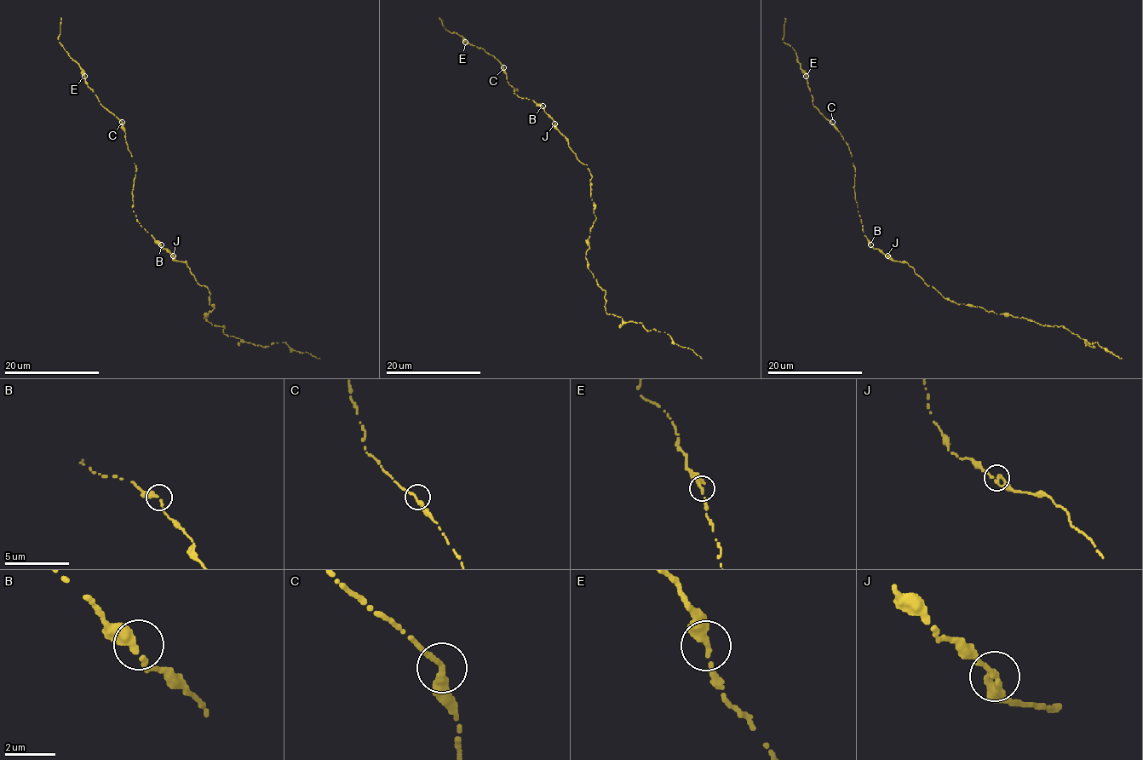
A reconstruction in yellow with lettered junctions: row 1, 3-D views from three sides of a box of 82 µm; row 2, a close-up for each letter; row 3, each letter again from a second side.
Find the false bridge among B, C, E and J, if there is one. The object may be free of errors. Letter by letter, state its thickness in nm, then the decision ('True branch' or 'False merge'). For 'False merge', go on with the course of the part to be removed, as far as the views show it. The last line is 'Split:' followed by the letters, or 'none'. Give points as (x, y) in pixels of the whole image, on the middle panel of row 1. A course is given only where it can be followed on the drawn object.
B: Thickness 320 nm. True branch
C: Thickness 280 nm. True branch
E: Thickness 280 nm. True branch
J: Thickness 280 nm. True branch
Split: none

